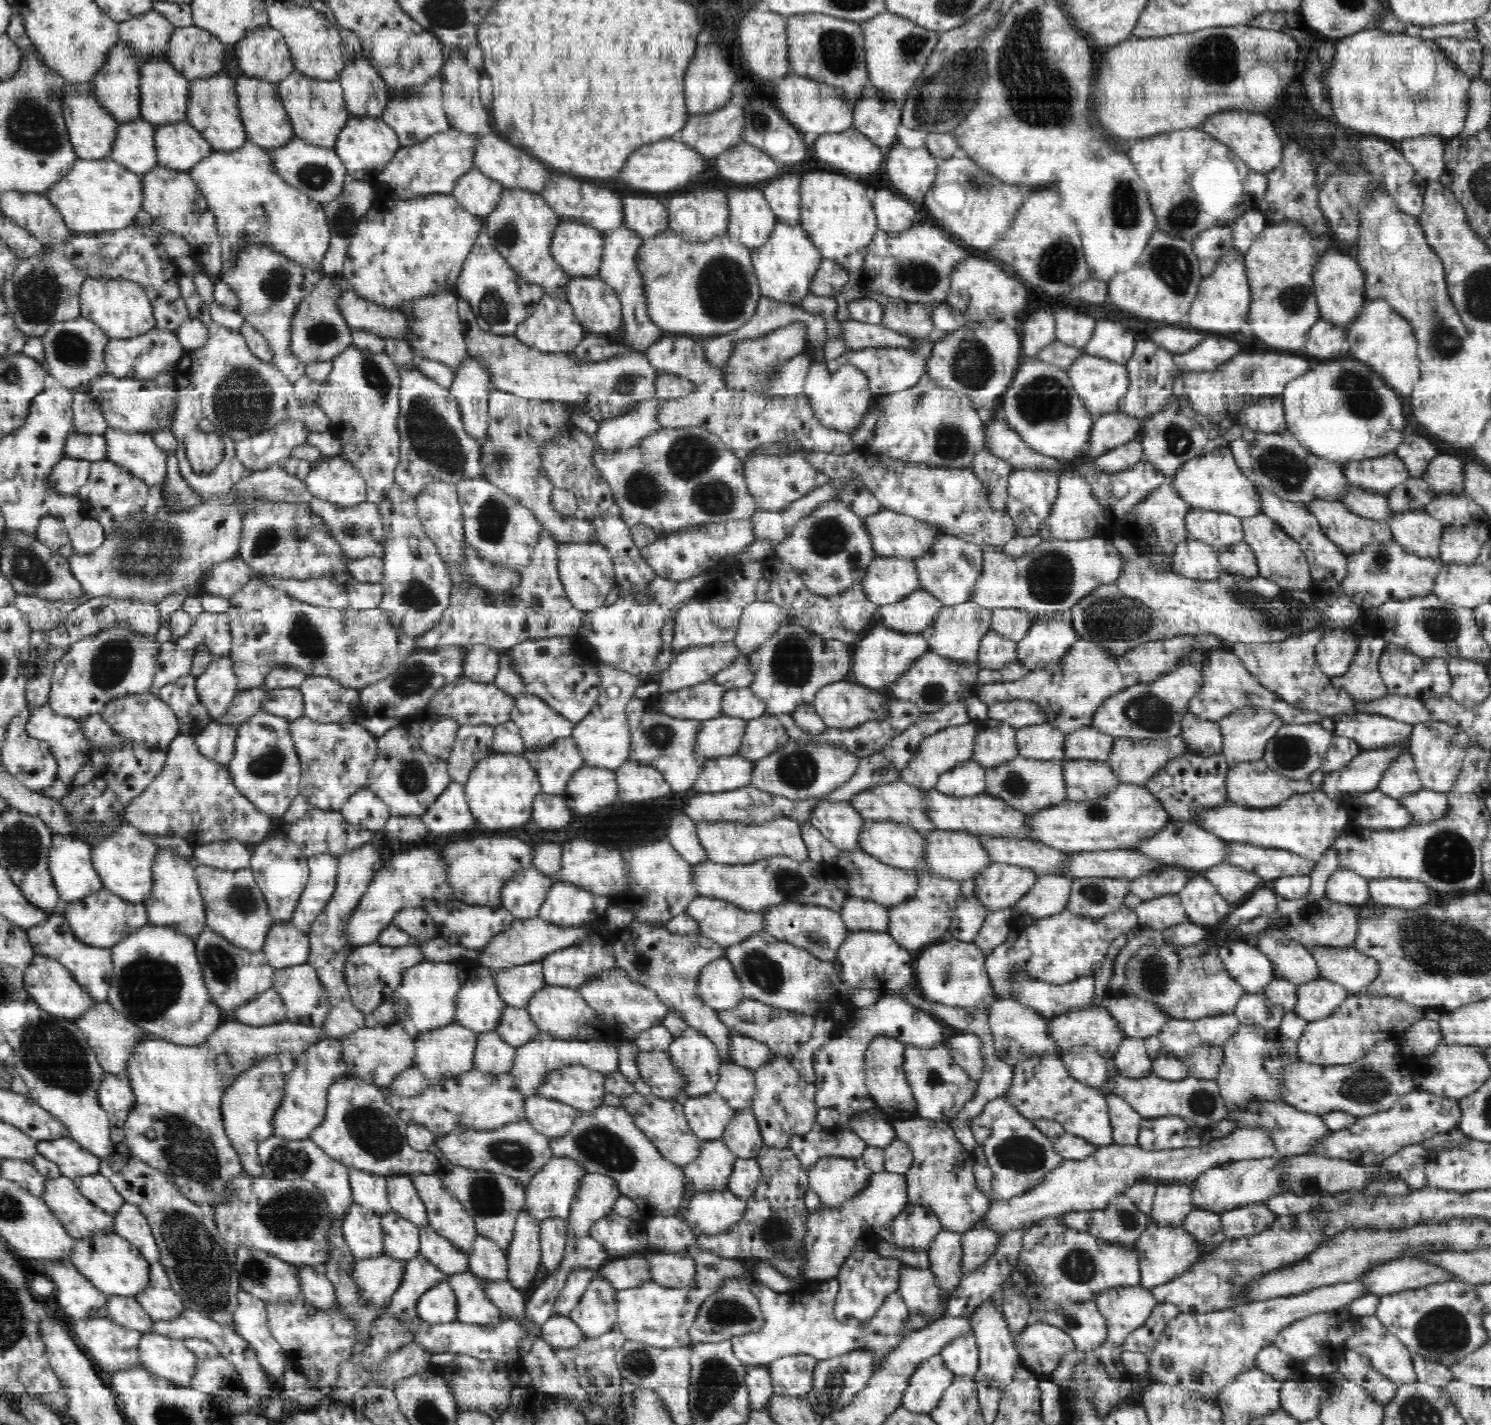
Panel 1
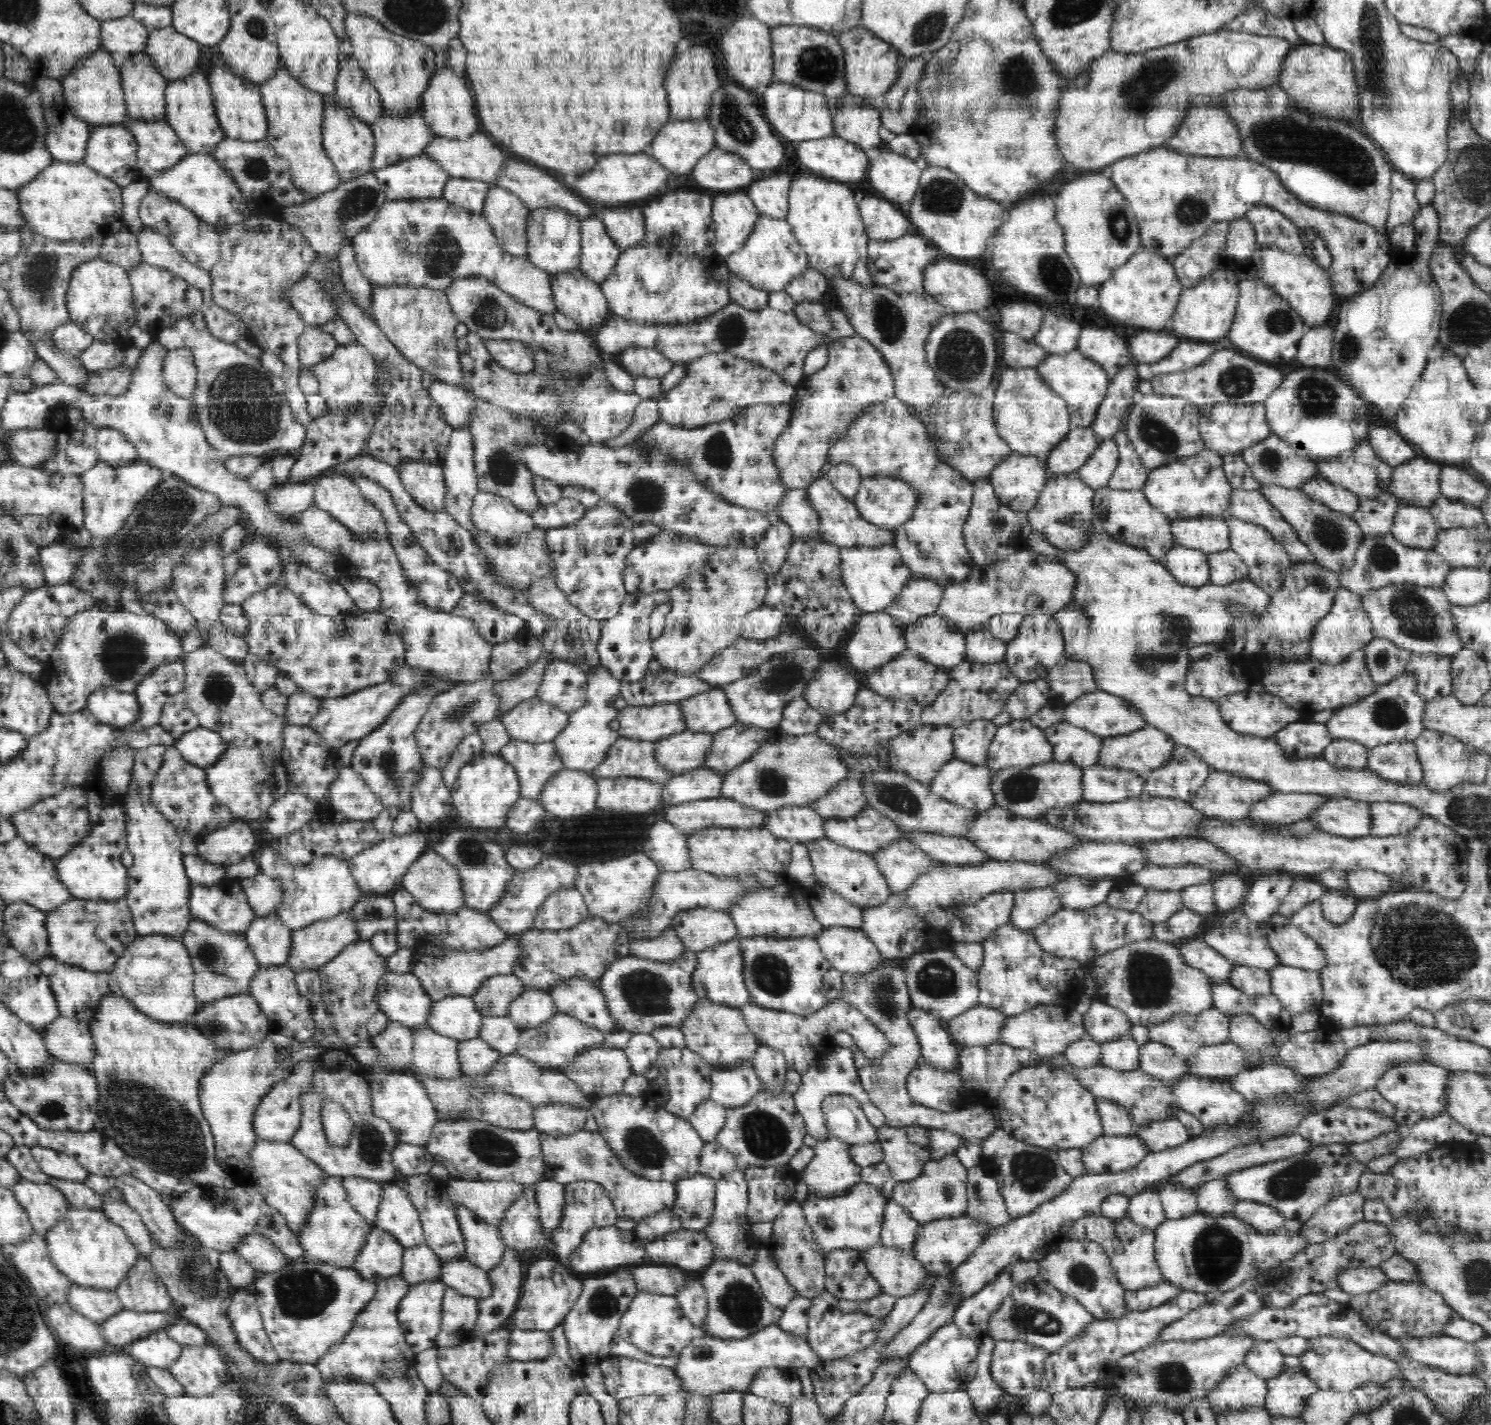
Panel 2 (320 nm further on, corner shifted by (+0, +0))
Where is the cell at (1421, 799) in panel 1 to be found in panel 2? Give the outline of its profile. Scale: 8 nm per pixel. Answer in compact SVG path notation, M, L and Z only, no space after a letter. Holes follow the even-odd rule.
M1388 802L1372 803L1373 823L1370 827L1372 837L1388 837L1407 834L1415 828L1423 816L1418 809L1406 804Z

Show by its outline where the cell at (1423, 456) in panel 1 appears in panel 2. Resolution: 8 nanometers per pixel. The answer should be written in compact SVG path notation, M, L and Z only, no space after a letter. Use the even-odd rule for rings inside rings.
M1393 425L1390 428L1374 428L1374 430L1371 428L1367 441L1377 455L1392 467L1417 458L1419 455L1416 448L1395 431Z

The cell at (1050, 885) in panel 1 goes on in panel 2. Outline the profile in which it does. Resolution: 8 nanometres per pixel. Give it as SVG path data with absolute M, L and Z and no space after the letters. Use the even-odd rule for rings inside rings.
M1049 886L1013 893L1014 907L1010 923L1025 931L1032 930L1063 909L1058 893Z

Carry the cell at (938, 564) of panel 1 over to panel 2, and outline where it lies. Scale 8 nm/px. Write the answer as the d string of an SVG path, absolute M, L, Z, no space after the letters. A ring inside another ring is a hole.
M895 396L869 405L852 421L847 427L846 437L830 446L826 460L832 465L841 462L852 464L858 469L862 479L874 476L894 477L896 480L906 481L915 488L919 496L917 507L904 524L893 529L893 545L899 550L904 564L910 568L913 575L928 578L945 587L962 583L974 569L963 535L963 526L968 520L972 506L974 485L939 458L936 448L930 443L927 426L910 411L906 403Z

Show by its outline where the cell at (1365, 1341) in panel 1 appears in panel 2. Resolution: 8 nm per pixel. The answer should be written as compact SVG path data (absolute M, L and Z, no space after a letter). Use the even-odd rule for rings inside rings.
M1322 1335L1309 1339L1309 1347L1299 1356L1301 1372L1318 1385L1319 1390L1334 1390L1352 1393L1365 1383L1384 1384L1390 1380L1404 1379L1402 1371L1394 1360L1362 1348L1355 1342Z

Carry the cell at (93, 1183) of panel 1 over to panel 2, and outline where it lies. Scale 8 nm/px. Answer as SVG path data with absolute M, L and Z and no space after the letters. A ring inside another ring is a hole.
M49 1176L47 1183L60 1190L72 1207L102 1211L103 1195L88 1188L83 1181L64 1180Z

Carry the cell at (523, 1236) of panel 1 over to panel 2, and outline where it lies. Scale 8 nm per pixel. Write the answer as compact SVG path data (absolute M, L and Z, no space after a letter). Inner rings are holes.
M508 1247L500 1264L487 1272L492 1281L492 1294L479 1300L480 1316L474 1324L472 1338L501 1328L516 1311L525 1280L519 1252Z

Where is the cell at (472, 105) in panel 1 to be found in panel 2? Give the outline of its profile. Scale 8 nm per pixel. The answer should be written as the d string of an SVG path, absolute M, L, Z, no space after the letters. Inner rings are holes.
M446 66L437 69L430 79L428 89L422 95L422 110L425 123L438 137L466 140L474 133L481 132L478 128L474 96L466 84L466 80L458 78Z

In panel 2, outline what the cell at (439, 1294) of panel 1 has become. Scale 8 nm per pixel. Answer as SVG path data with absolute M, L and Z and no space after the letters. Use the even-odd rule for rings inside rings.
M439 1281L414 1285L401 1300L398 1321L408 1346L417 1355L437 1347L437 1334L442 1324L442 1304L447 1287Z

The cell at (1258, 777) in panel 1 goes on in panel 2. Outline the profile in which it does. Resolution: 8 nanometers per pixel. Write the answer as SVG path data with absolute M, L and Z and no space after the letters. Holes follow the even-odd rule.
M1213 770L1208 776L1206 783L1196 792L1194 798L1188 800L1188 805L1196 811L1202 813L1204 817L1222 819L1225 822L1232 820L1245 820L1250 810L1260 802L1275 793L1270 785L1262 781L1240 777L1236 773L1226 773L1225 771Z

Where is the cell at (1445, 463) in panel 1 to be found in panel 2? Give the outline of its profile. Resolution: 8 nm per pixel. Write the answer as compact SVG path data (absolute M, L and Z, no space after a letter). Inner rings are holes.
M1422 456L1393 467L1388 488L1402 504L1429 507L1441 496L1439 478L1442 466L1422 460Z

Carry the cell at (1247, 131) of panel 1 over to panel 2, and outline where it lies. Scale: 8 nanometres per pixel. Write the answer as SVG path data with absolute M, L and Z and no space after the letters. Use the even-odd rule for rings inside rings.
M1203 101L1186 111L1182 124L1179 124L1178 132L1162 146L1194 156L1238 157L1243 154L1243 142L1240 140L1239 130L1229 114L1225 109L1212 108Z

